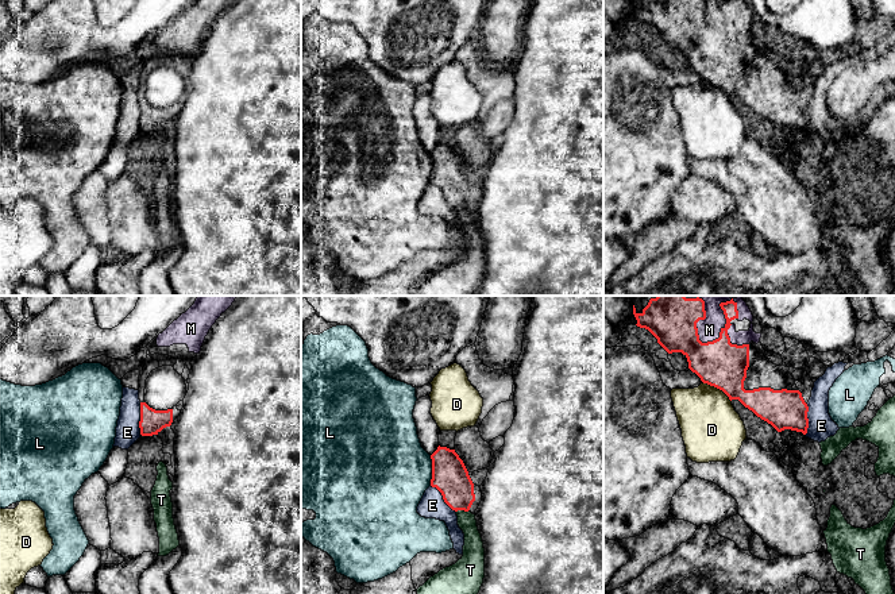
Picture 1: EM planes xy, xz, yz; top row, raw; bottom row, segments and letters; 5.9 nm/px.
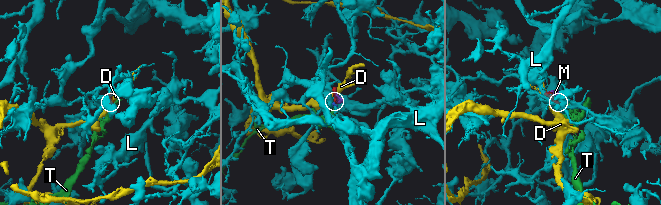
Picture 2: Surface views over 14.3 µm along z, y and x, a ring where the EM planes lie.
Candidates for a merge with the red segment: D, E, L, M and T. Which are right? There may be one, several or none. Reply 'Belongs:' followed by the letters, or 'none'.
Belongs: M

